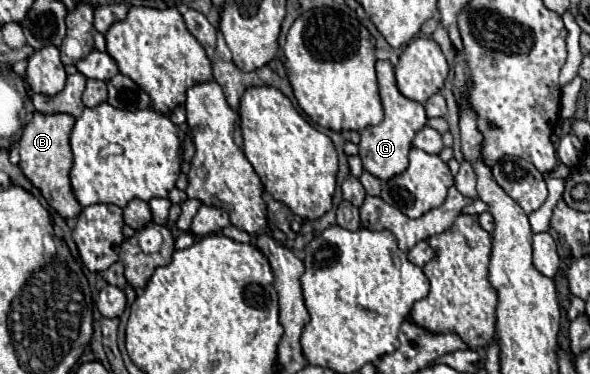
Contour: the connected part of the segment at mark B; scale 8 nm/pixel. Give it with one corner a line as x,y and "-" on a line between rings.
34,113
32,121
24,127
20,139
20,167
24,175
42,191
50,207
54,207
62,217
74,219
82,207
74,197
70,185
70,169
72,169
72,151
70,151
70,133
74,127
74,117
68,113

